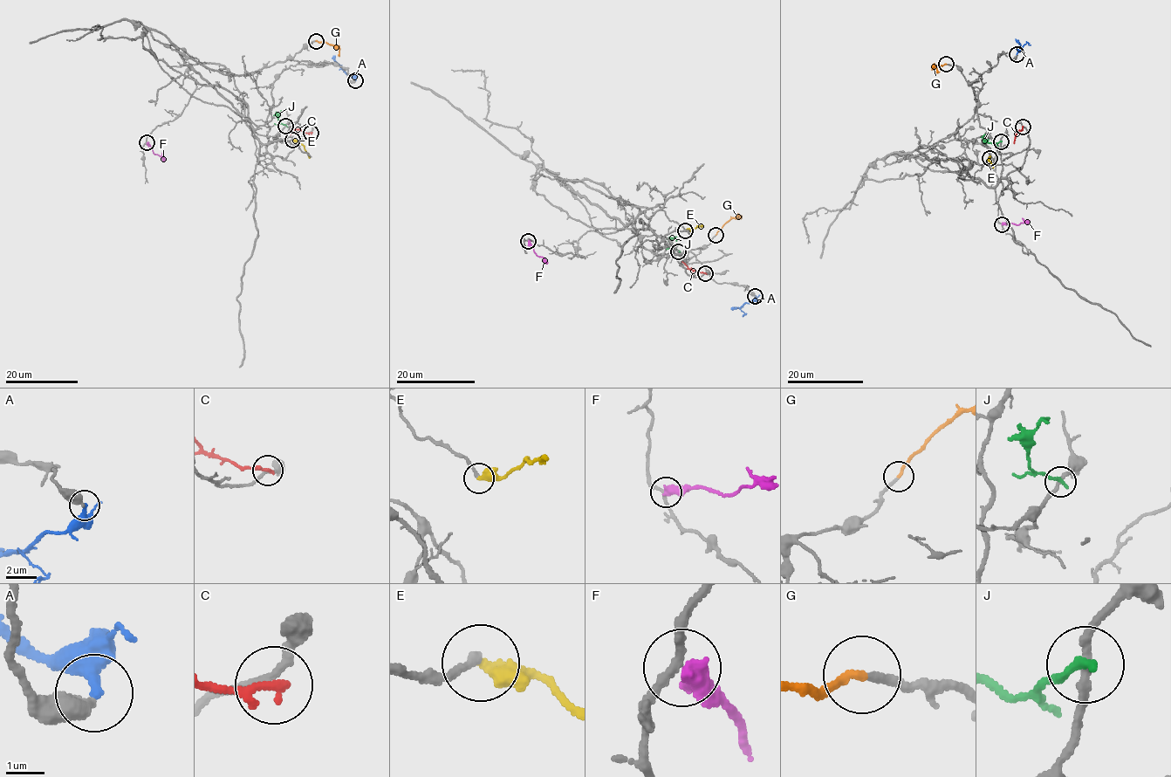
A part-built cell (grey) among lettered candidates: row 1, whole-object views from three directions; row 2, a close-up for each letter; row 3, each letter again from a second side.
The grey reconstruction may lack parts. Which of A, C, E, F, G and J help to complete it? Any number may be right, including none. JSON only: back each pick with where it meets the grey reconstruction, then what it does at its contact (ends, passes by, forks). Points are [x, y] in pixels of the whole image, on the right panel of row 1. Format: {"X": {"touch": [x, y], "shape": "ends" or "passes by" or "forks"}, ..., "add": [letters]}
{"A": {"touch": [1016, 54], "shape": "ends"}, "G": {"touch": [946, 64], "shape": "ends"}, "add": ["A", "G"]}

